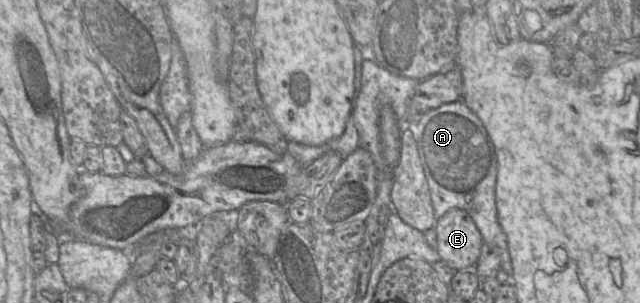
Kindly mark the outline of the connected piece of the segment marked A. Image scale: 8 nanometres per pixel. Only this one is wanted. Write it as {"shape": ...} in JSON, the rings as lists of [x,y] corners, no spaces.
{"shape":[[[459,99],[426,112],[410,129],[428,182],[436,219],[451,208],[465,210],[480,231],[483,241],[498,252],[501,269],[512,276],[507,237],[497,217],[497,155],[483,122],[463,99]]]}

